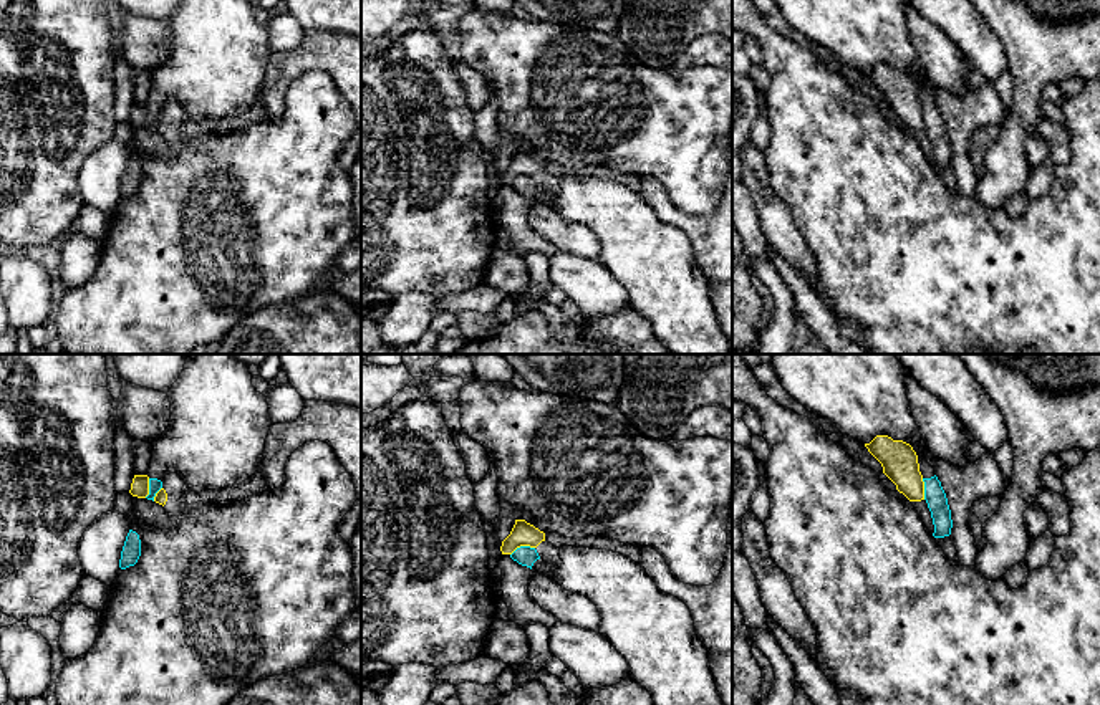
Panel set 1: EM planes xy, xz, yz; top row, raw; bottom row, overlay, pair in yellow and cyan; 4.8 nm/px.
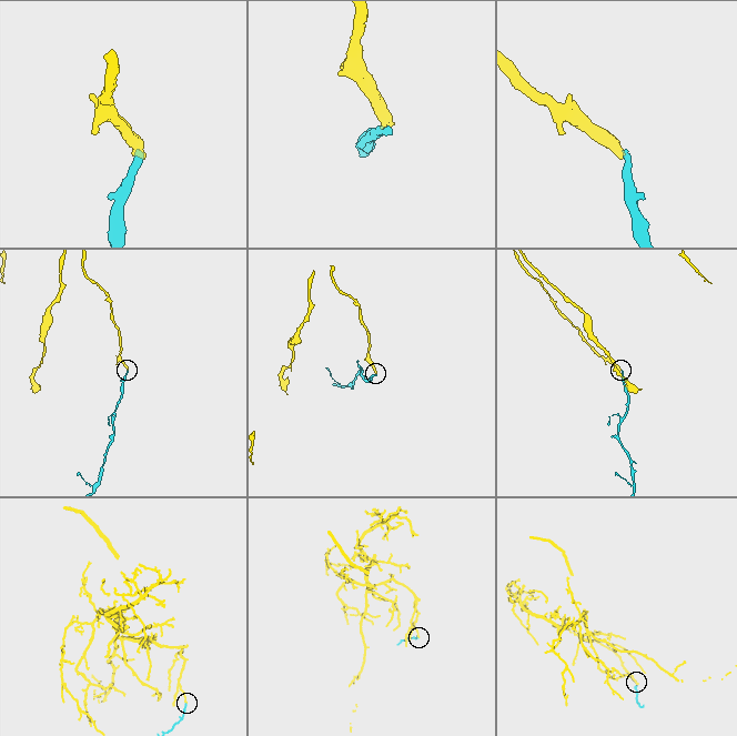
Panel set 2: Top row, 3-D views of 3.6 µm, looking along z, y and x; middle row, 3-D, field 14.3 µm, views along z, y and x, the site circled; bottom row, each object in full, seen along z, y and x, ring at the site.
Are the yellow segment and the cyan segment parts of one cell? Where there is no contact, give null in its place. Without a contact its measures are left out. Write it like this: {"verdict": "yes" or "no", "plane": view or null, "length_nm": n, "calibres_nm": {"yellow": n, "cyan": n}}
{"verdict": "no", "plane": "xz", "length_nm": 130, "calibres_nm": {"yellow": 120, "cyan": 90}}

